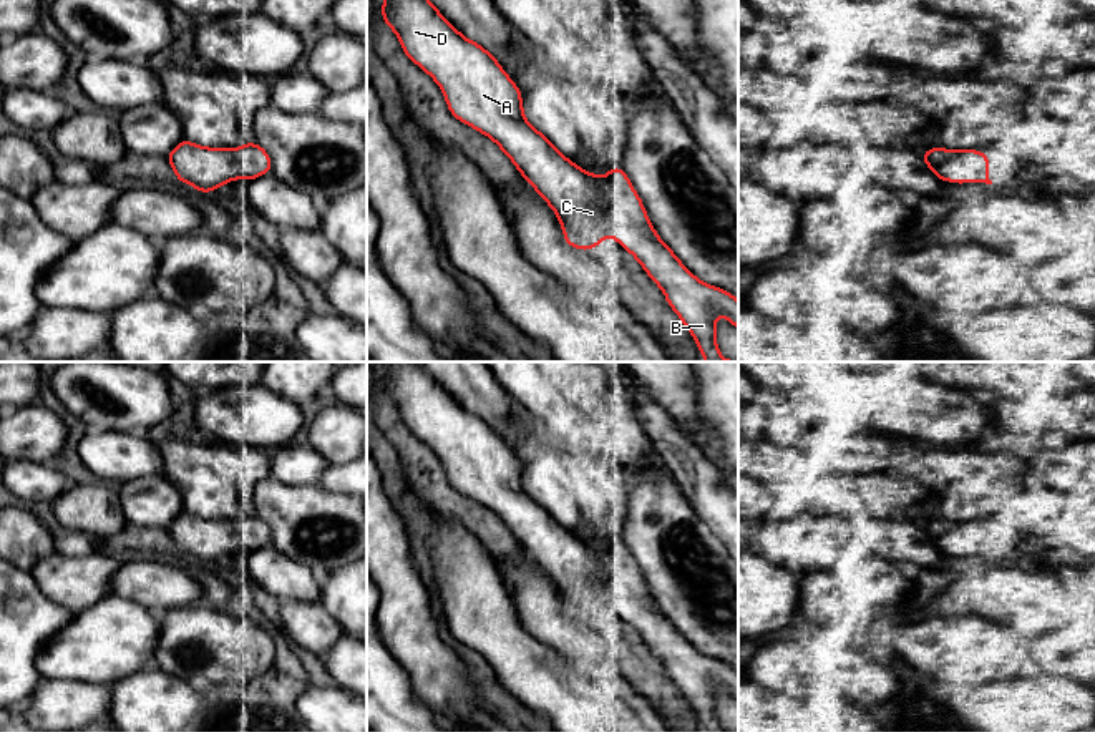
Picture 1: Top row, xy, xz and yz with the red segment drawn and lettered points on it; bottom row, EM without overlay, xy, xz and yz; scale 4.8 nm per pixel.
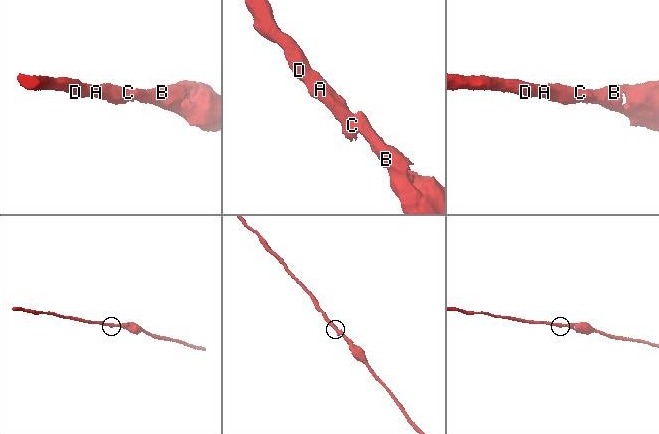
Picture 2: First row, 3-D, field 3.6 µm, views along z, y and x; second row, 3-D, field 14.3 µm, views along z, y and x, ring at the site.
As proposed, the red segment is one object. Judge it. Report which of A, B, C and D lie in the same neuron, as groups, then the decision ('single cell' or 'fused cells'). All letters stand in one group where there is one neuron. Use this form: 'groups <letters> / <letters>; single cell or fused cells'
groups A B C D; single cell

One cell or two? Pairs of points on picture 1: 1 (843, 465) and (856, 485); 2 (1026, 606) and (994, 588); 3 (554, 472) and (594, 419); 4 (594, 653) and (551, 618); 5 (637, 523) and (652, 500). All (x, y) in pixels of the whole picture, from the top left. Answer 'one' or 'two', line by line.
1: two
2: one
3: two
4: one
5: one

